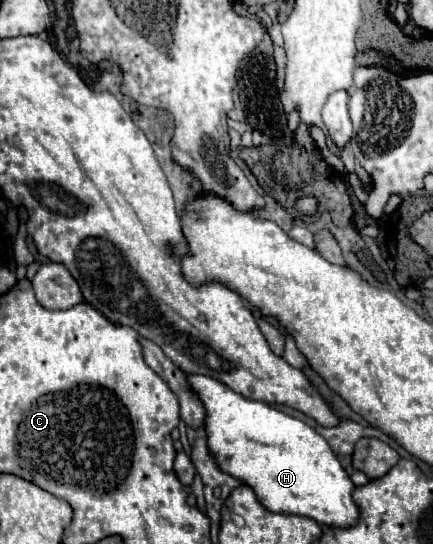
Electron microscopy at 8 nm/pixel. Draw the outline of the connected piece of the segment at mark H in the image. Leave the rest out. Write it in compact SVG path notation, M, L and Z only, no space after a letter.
M202 374L188 378L208 406L208 446L220 458L220 468L252 486L268 510L308 516L318 524L336 528L358 524L360 510L352 498L354 484L328 442L312 426L274 410L266 402L248 400L214 378Z

